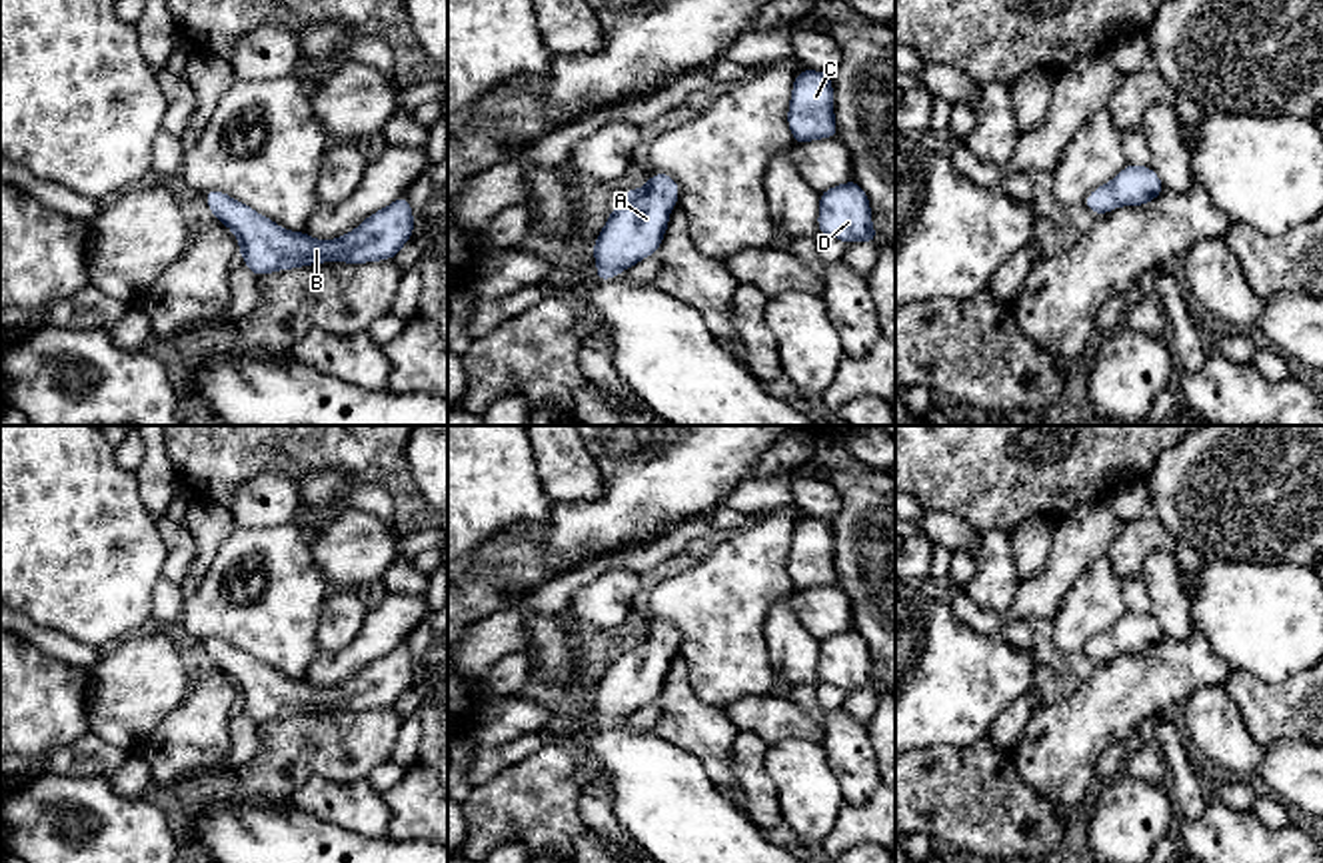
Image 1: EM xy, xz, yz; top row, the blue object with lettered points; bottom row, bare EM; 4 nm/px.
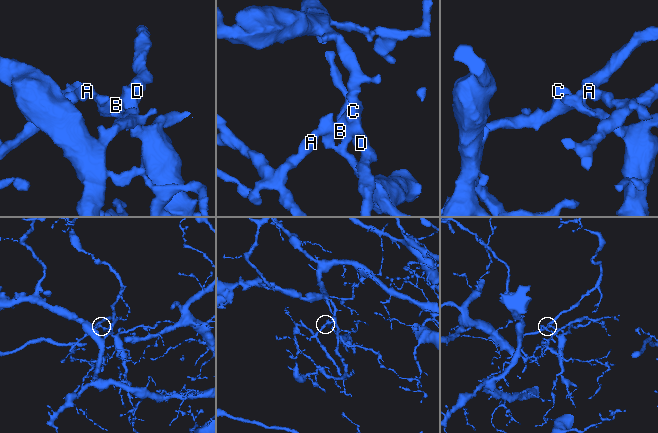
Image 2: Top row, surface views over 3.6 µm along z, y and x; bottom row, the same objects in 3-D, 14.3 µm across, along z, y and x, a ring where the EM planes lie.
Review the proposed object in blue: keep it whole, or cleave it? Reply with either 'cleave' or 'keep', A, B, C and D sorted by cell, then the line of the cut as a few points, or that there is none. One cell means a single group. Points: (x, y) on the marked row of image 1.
keep; A B C D; no cut

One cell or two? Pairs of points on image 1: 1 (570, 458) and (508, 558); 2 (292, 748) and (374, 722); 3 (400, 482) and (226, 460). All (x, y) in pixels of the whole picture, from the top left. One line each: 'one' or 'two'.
1: two
2: one
3: one

